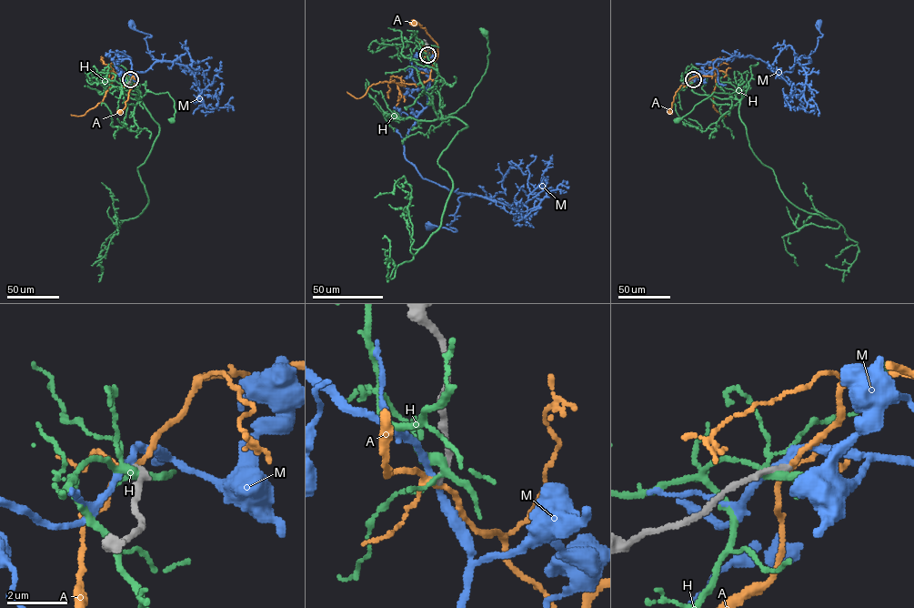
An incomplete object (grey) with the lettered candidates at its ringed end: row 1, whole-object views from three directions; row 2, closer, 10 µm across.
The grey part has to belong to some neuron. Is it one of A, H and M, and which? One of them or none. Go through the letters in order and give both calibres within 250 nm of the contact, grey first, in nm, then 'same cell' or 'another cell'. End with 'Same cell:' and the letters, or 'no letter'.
A: 180/160 nm | another cell
H: 240/240 nm | another cell
M: 190/220 nm | another cell
Same cell: no letter

